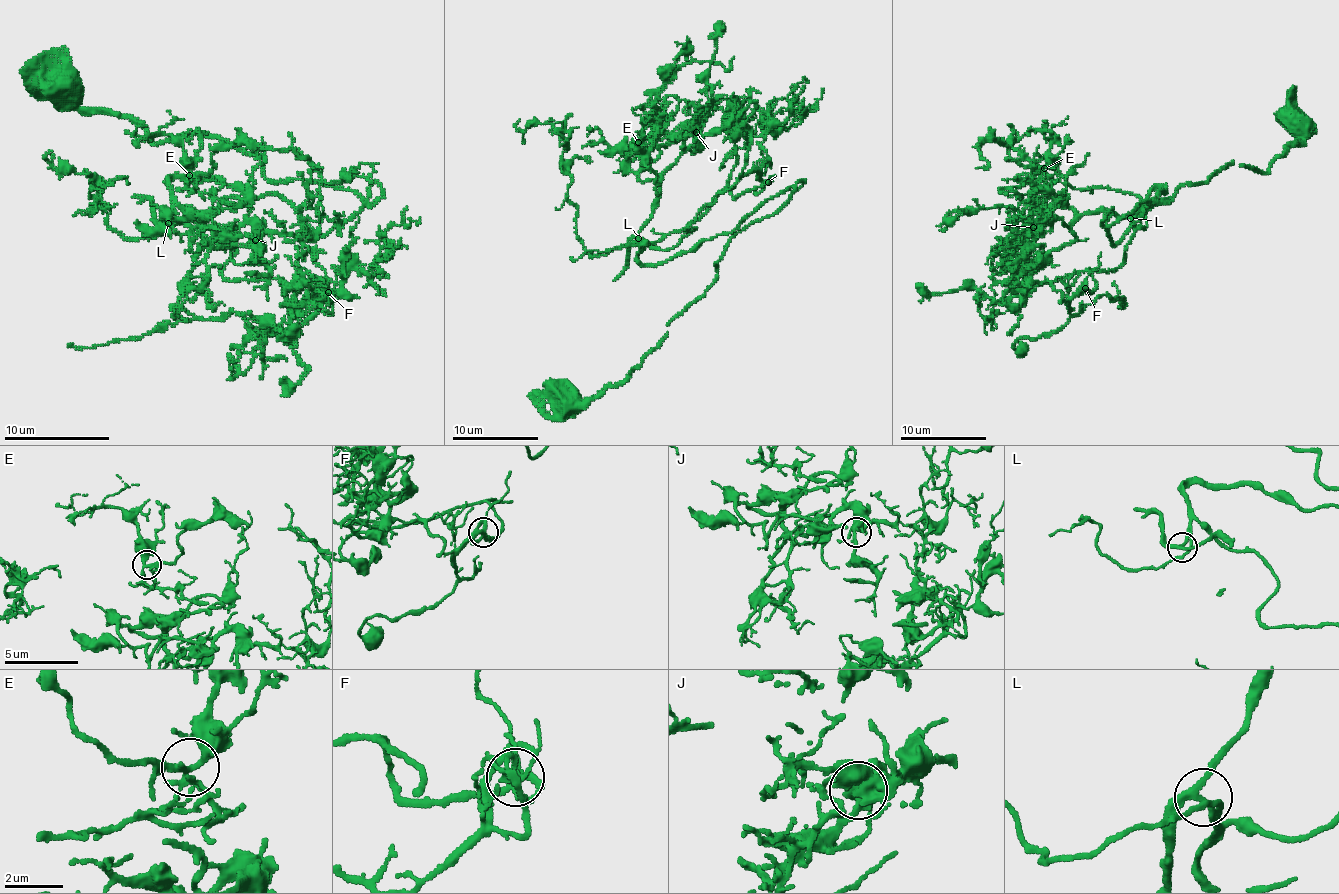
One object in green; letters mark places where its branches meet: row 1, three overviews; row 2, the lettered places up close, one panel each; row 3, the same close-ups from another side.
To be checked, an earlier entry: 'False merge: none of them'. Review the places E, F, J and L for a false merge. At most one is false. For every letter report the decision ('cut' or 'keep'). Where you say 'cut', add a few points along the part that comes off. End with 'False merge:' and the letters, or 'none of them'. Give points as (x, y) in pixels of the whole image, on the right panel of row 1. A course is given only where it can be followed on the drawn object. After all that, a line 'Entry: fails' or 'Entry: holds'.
E: keep
F: keep
J: keep
L: keep
False merge: none of them
Entry: holds

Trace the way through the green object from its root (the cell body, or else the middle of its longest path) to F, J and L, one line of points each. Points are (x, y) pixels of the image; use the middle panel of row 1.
F: (679, 253), (660, 264), (637, 259), (647, 246), (673, 248), (722, 191), (737, 198), (768, 181)
J: (679, 253), (660, 264), (643, 264), (637, 259), (638, 231), (652, 212), (659, 175), (695, 146), (696, 132)
L: (679, 253), (660, 264), (643, 264), (637, 259), (642, 241), (638, 238)

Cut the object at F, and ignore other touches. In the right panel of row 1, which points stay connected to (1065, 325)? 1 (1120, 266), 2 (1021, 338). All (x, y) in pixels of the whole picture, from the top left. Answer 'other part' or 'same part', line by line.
1: other part
2: same part

